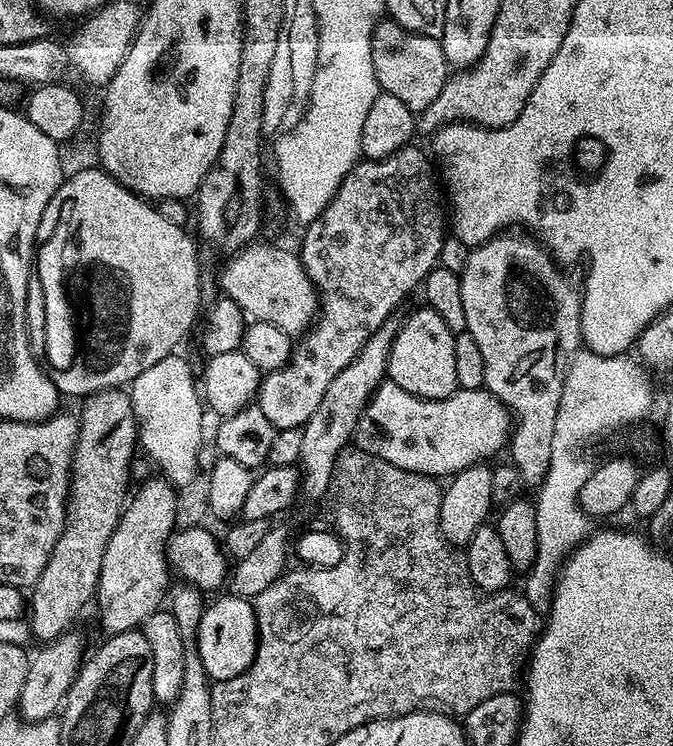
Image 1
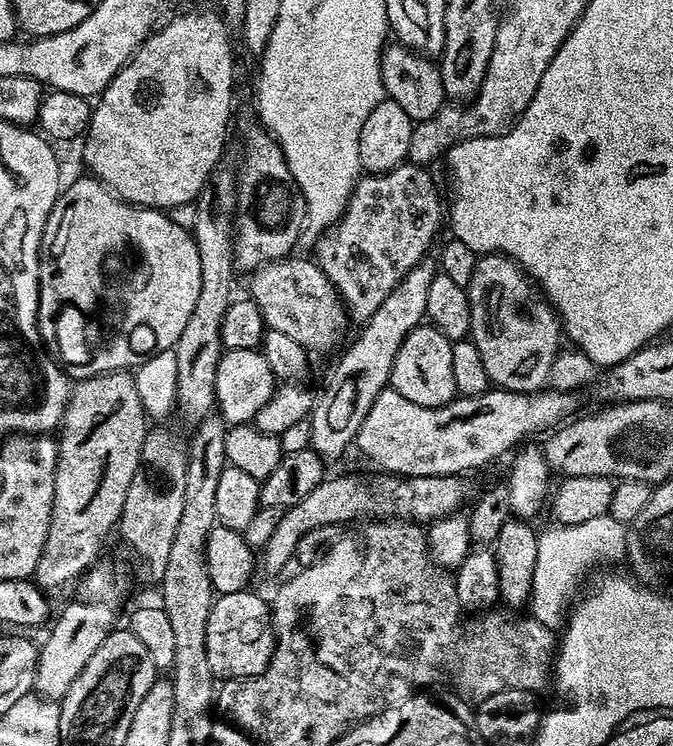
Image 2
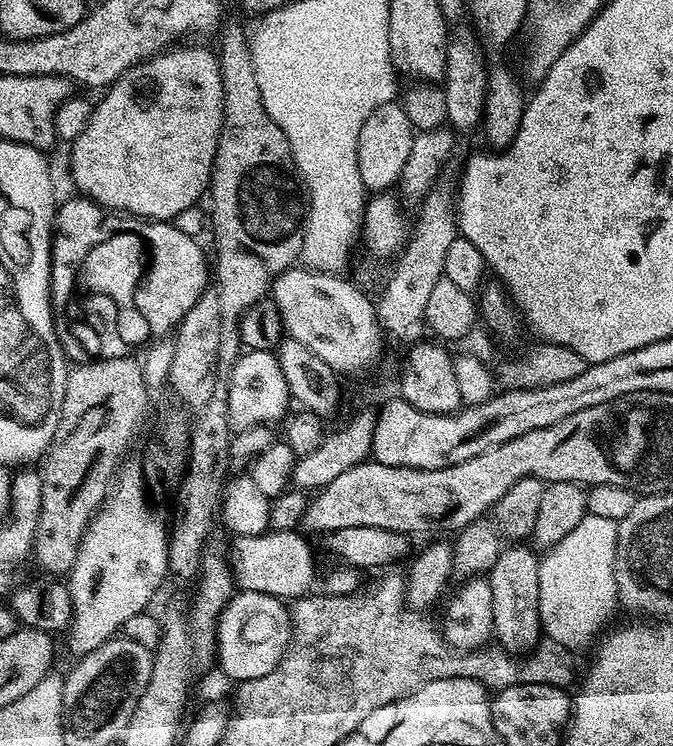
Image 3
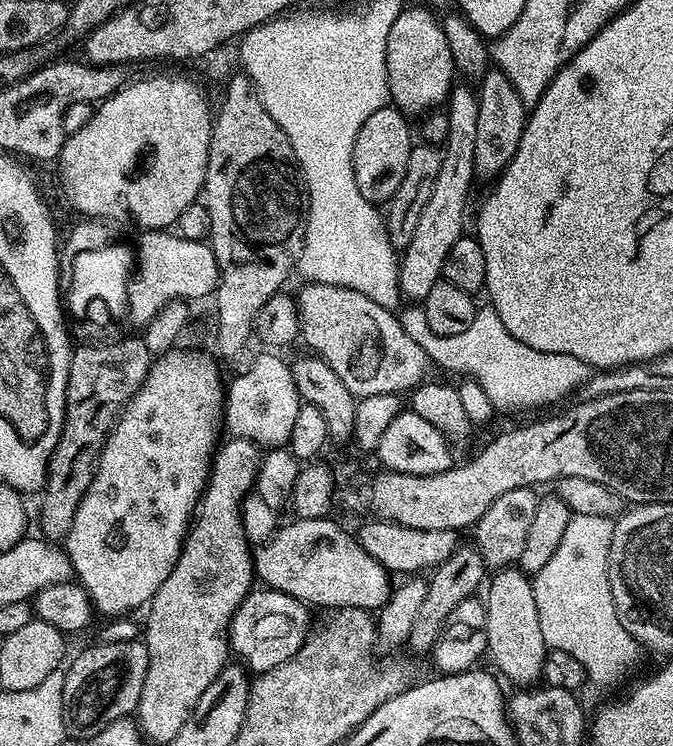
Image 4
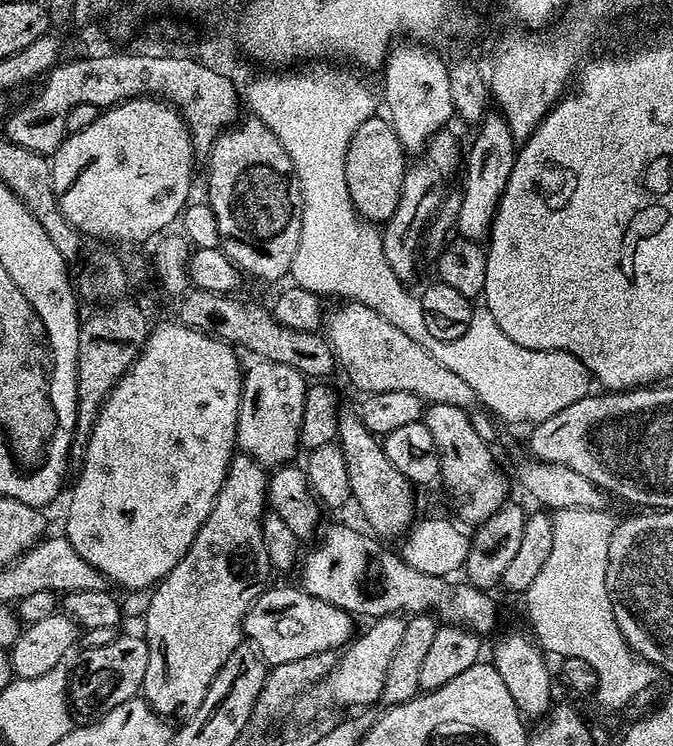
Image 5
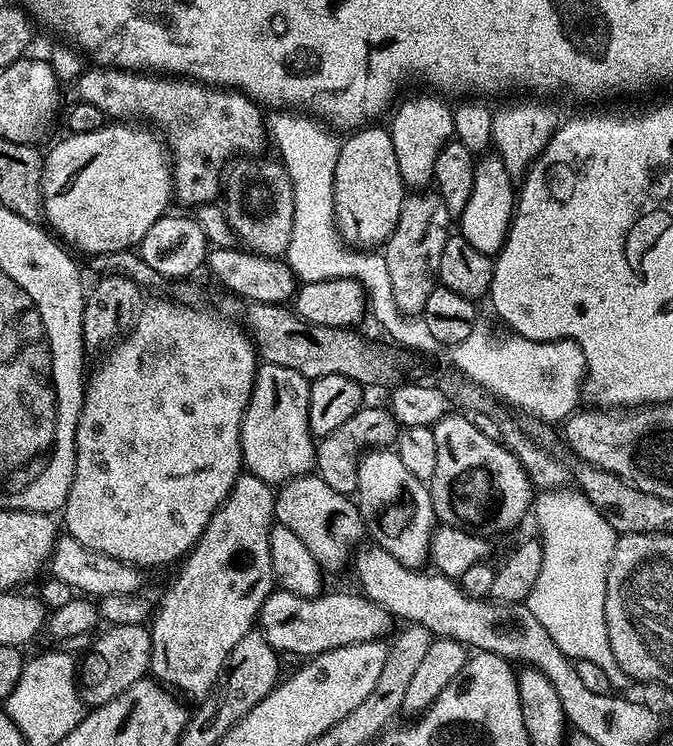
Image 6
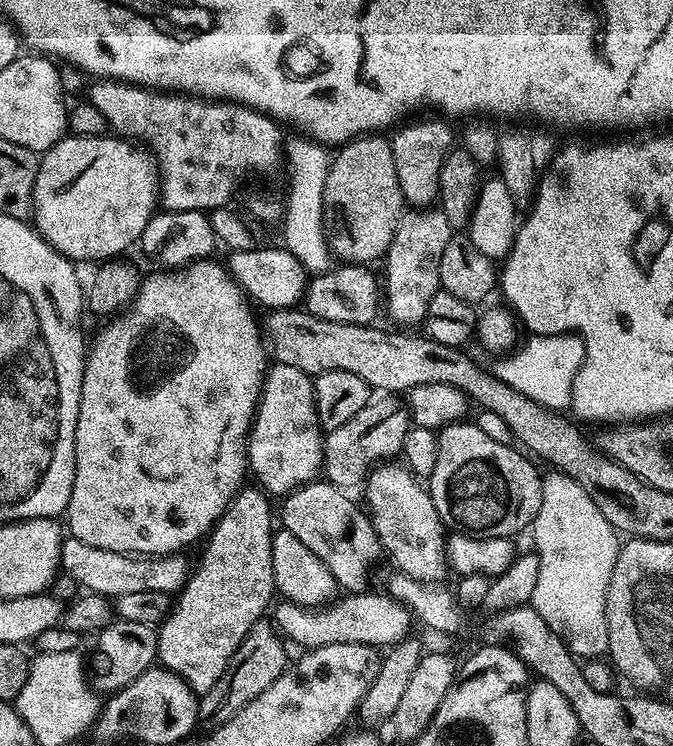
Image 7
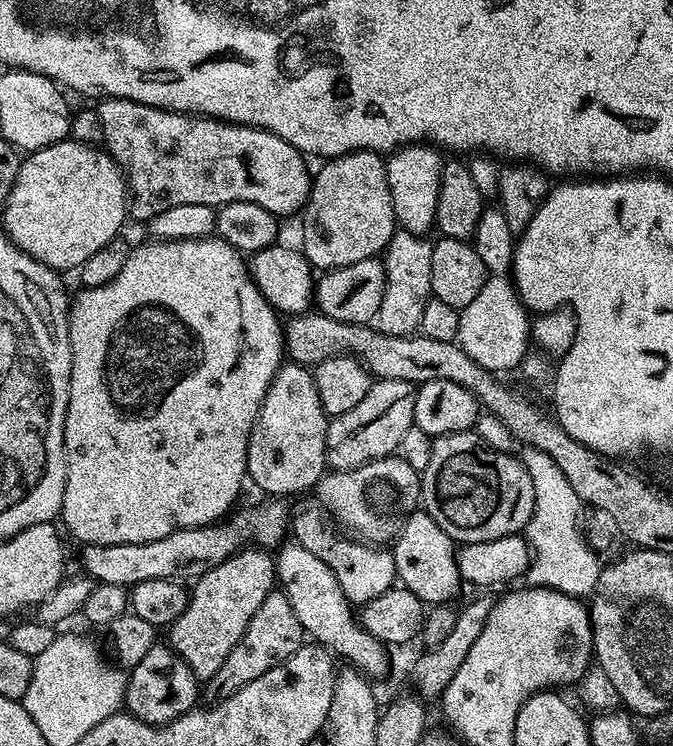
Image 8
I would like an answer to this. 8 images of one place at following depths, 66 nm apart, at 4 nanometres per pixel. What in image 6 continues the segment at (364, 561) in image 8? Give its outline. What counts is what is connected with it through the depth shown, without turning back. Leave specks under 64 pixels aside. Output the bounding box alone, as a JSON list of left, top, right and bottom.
[274,474,366,572]

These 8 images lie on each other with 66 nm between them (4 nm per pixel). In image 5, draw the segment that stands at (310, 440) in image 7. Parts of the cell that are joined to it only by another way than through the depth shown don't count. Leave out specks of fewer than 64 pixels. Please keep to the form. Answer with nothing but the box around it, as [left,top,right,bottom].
[236,360,306,470]

